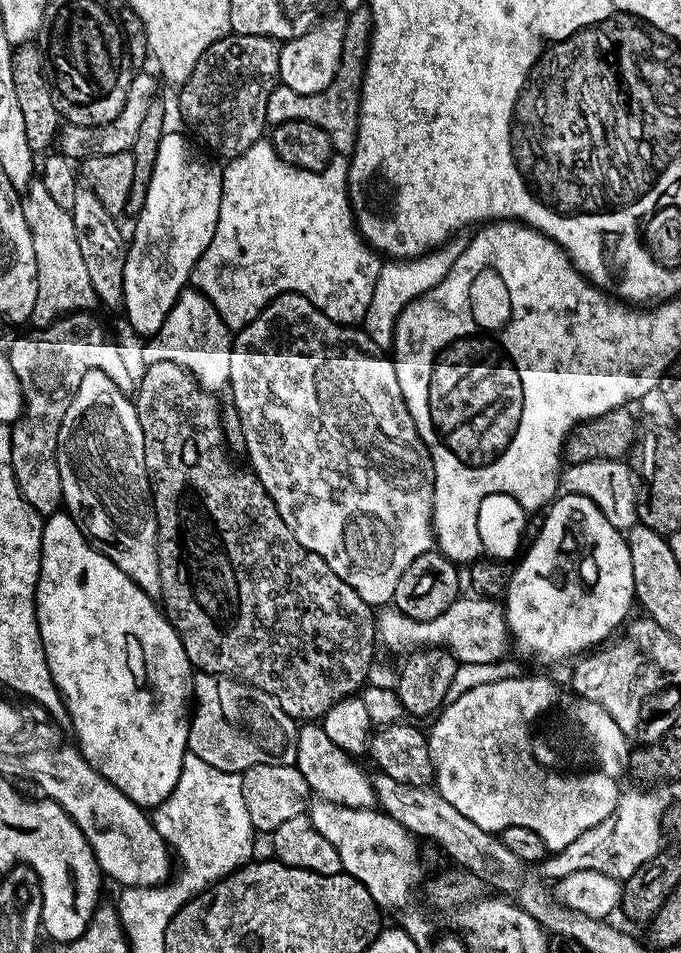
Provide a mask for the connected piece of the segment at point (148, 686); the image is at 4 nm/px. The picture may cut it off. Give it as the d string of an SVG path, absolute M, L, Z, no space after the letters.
M67 514L47 517L40 529L40 577L36 583L36 621L40 627L40 641L44 644L44 659L52 675L52 683L59 690L62 703L68 709L70 728L76 731L74 740L81 755L85 757L90 767L113 783L137 806L145 810L159 808L174 790L180 771L184 769L188 752L190 705L194 700L194 669L192 663L188 661L184 644L180 641L180 634L176 631L173 621L161 611L157 601L146 595L108 556L104 556L91 546L89 539L80 532Z

